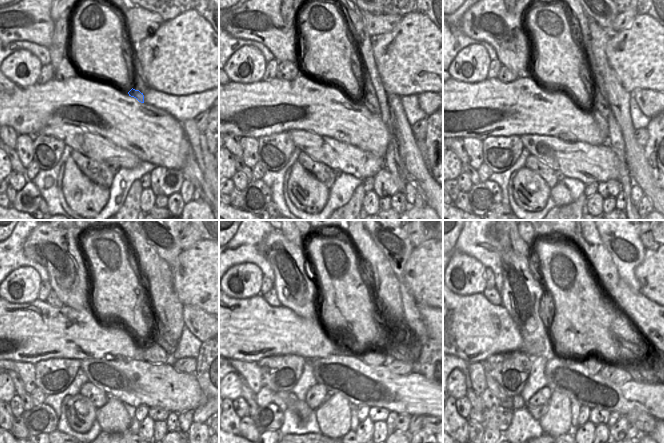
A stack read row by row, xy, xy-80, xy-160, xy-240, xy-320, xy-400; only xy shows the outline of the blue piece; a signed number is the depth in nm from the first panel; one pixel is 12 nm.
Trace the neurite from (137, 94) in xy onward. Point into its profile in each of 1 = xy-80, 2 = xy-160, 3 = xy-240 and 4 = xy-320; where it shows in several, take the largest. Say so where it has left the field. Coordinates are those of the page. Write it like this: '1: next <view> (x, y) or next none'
1: next xy-80 (362, 99)
2: next xy-160 (602, 124)
3: next xy-240 (153, 353)
4: next xy-320 (381, 356)

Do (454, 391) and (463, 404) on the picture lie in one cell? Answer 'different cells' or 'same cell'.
different cells

